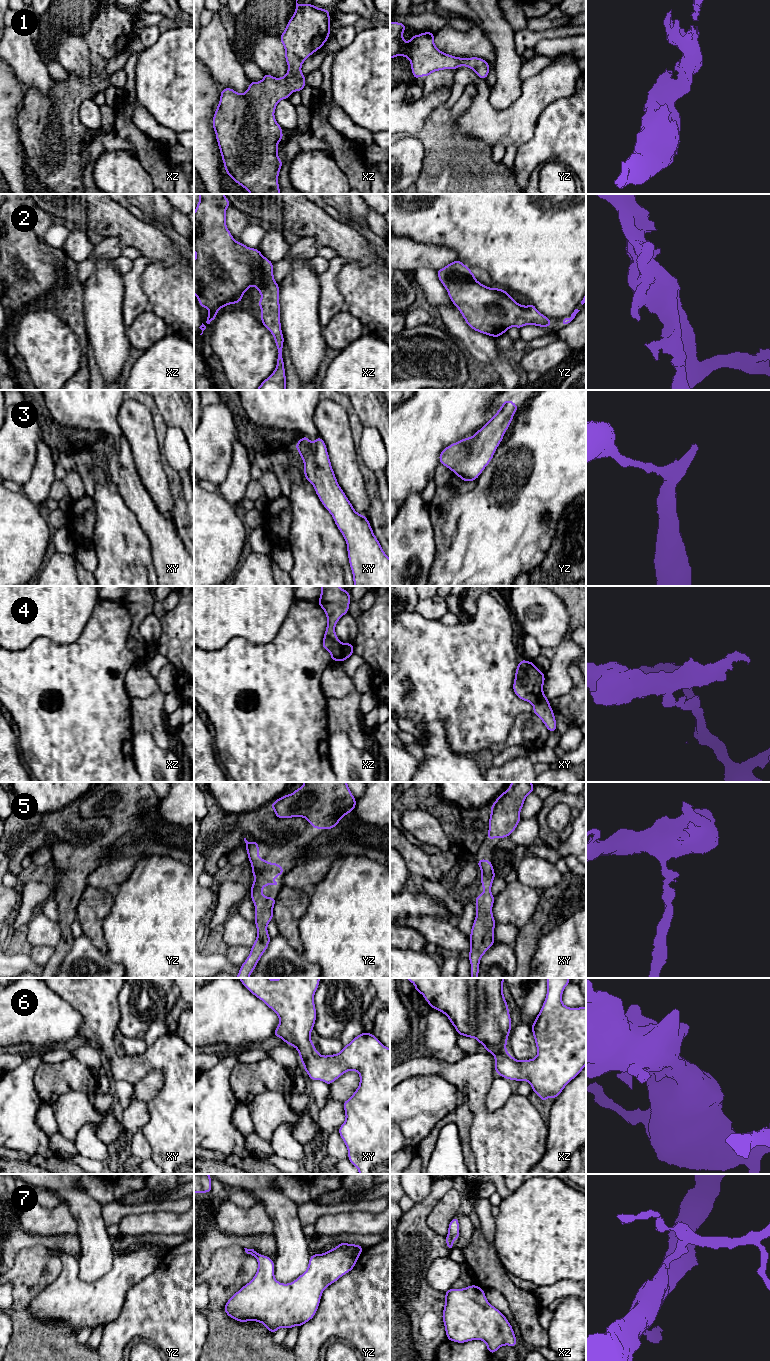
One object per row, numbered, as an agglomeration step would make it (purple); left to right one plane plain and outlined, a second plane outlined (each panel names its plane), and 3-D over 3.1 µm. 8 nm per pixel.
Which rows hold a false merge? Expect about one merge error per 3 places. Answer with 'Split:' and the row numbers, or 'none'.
Split: 4

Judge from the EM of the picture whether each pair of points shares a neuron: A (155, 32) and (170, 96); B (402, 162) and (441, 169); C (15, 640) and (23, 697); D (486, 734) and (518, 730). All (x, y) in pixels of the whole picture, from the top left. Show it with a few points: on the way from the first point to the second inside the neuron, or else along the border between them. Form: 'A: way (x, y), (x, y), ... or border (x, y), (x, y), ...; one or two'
A: border (162, 32), (154, 43), (145, 48); two
B: border (422, 142), (424, 149), (423, 166), (415, 183); two
C: border (36, 638), (22, 649), (10, 650); two
D: border (523, 711), (515, 718), (503, 743); two

